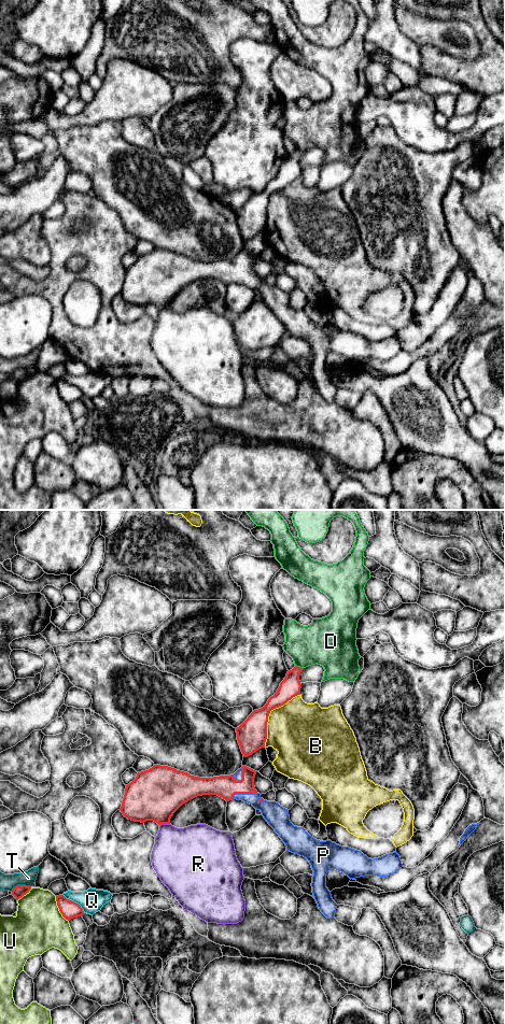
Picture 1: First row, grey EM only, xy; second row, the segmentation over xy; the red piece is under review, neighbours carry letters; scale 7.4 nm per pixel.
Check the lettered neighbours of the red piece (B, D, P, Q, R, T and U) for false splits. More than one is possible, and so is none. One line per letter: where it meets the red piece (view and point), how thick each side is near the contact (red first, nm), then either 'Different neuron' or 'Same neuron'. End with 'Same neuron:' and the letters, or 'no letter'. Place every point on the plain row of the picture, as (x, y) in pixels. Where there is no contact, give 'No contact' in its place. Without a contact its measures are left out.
B: Touches red at xy (268, 198). Thickness 220 nm (red) against 420 nm. Different neuron
D: Touches red at xy (299, 151). Thickness 150 nm (red) against 320 nm. Different neuron
P: Touches red at xy (243, 276). Thickness 170 nm (red) against 150 nm. Same neuron
Q: Touches red at xy (73, 385). Thickness 140 nm (red) against 180 nm. Different neuron
R: Touches red at xy (164, 307). Thickness 380 nm (red) against 380 nm. Different neuron
T: Touches red at xy (20, 369). Thickness 90 nm (red) against 120 nm. Different neuron
U: Touches red at xy (59, 393). Thickness 140 nm (red) against 380 nm. Different neuron
Same neuron: P

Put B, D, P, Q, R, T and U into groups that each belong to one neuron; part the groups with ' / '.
B / D / P / Q / R / T / U

